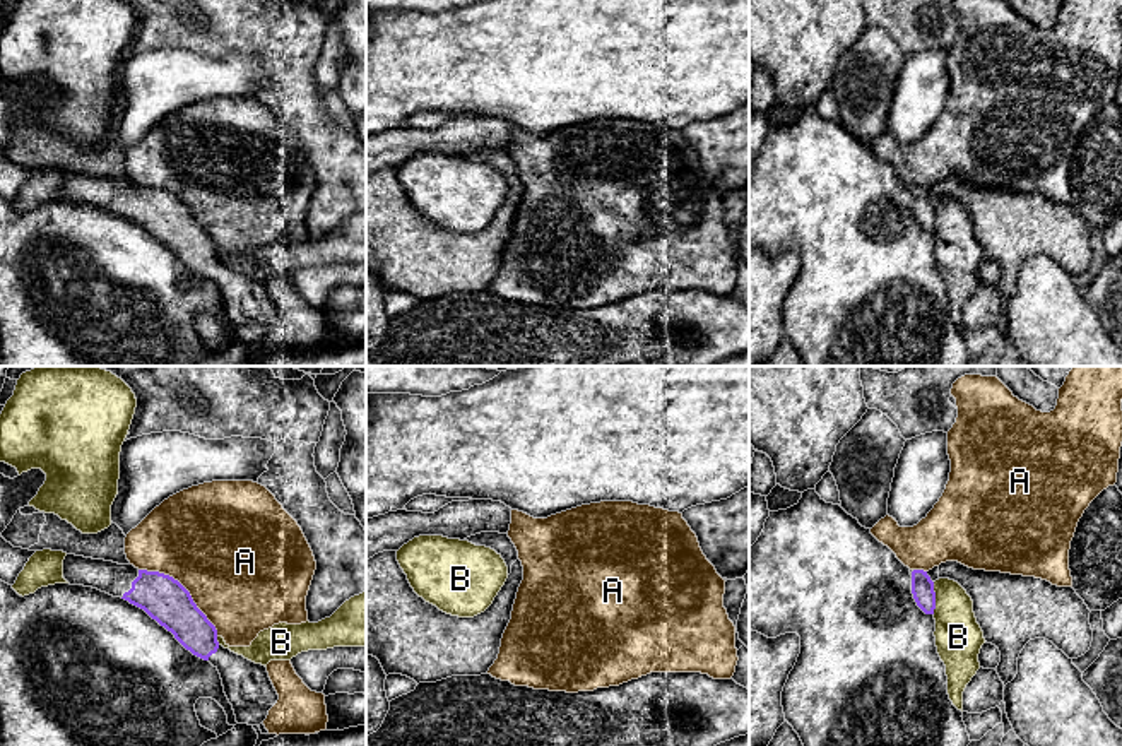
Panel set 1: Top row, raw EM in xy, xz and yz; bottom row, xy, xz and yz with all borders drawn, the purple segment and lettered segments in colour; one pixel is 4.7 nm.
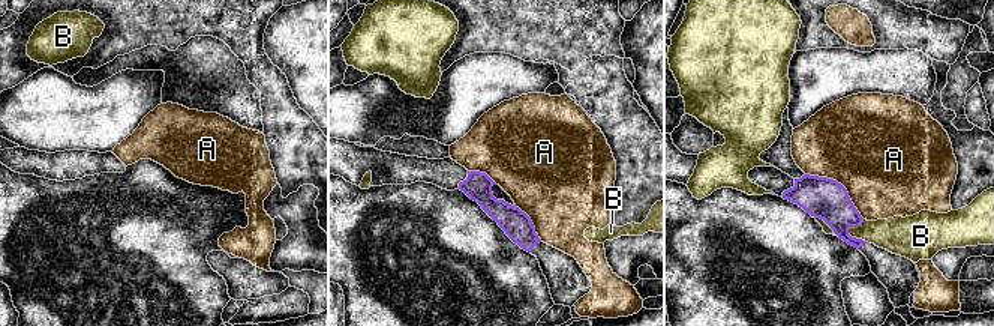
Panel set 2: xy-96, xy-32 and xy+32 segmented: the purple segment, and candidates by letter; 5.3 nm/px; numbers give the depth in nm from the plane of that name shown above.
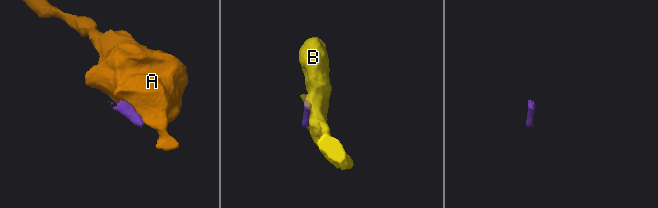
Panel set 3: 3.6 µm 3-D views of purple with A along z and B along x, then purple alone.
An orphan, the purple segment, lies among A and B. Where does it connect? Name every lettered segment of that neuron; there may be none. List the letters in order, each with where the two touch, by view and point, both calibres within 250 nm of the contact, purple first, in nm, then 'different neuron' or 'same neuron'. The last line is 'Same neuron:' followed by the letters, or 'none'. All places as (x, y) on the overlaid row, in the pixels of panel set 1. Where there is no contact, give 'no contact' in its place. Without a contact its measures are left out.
A: xy (185, 589) | 220/500 nm | different neuron
B: yz (934, 597) | 110/220 nm | different neuron
Same neuron: none

